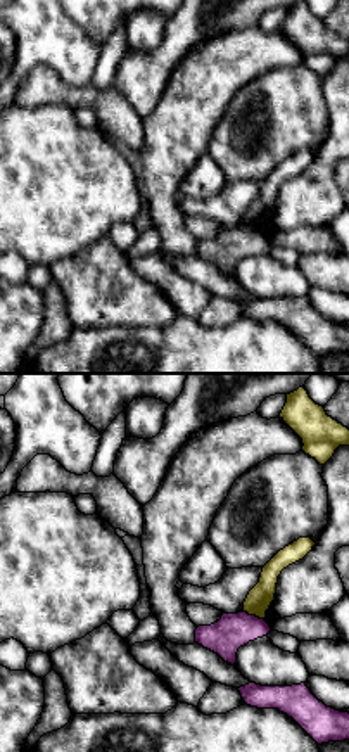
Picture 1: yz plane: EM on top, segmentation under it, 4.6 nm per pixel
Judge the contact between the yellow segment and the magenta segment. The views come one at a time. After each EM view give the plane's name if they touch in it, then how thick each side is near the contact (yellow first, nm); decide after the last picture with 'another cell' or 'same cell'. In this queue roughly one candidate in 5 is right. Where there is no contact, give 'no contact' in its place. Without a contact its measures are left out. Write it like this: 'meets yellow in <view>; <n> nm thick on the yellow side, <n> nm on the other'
meets yellow in yz; 120 nm thick on the yellow side, 160 nm on the other

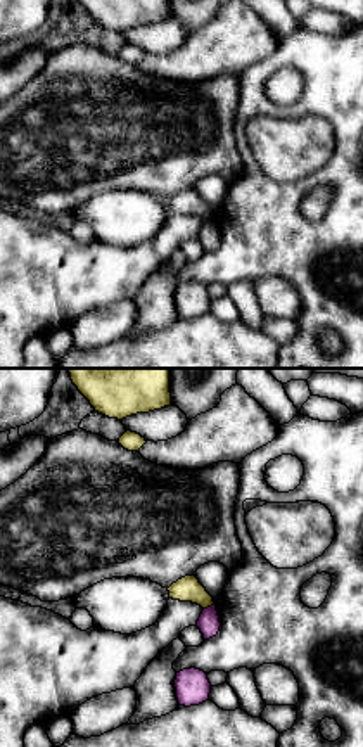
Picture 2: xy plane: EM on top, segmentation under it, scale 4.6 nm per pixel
meets yellow in xy; 120 nm thick on the yellow side, 100 nm on the other

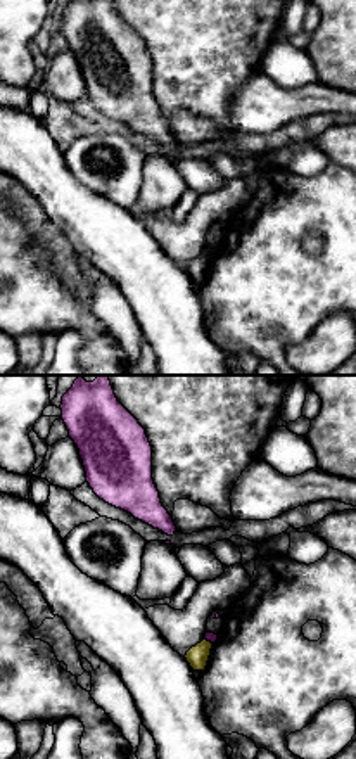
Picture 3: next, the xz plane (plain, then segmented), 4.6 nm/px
meets yellow in xz; 100 nm thick on the yellow side, 50 nm on the other

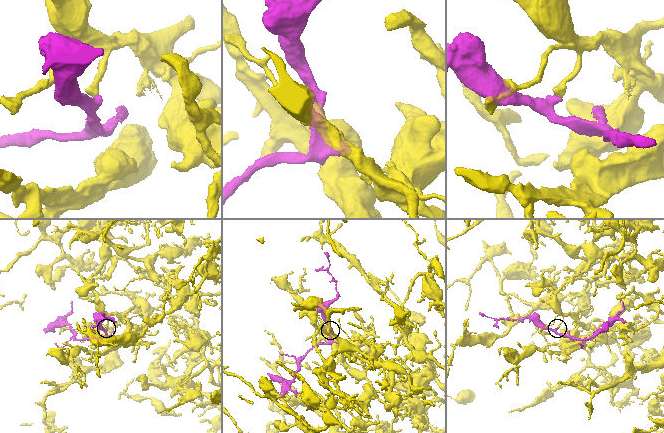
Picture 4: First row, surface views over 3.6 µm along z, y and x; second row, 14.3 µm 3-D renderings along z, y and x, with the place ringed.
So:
another cell

